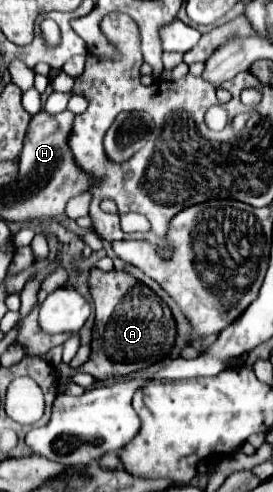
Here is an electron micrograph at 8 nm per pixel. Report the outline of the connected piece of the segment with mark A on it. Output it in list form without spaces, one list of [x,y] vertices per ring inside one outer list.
[[[92,269],[90,271],[90,293],[92,293],[94,307],[96,307],[96,323],[92,331],[92,353],[90,353],[90,359],[84,365],[80,365],[80,371],[90,373],[98,381],[106,381],[106,379],[130,375],[134,371],[142,371],[154,363],[160,363],[166,357],[166,353],[172,351],[174,341],[176,341],[174,315],[170,307],[148,285],[140,283],[126,271]]]

